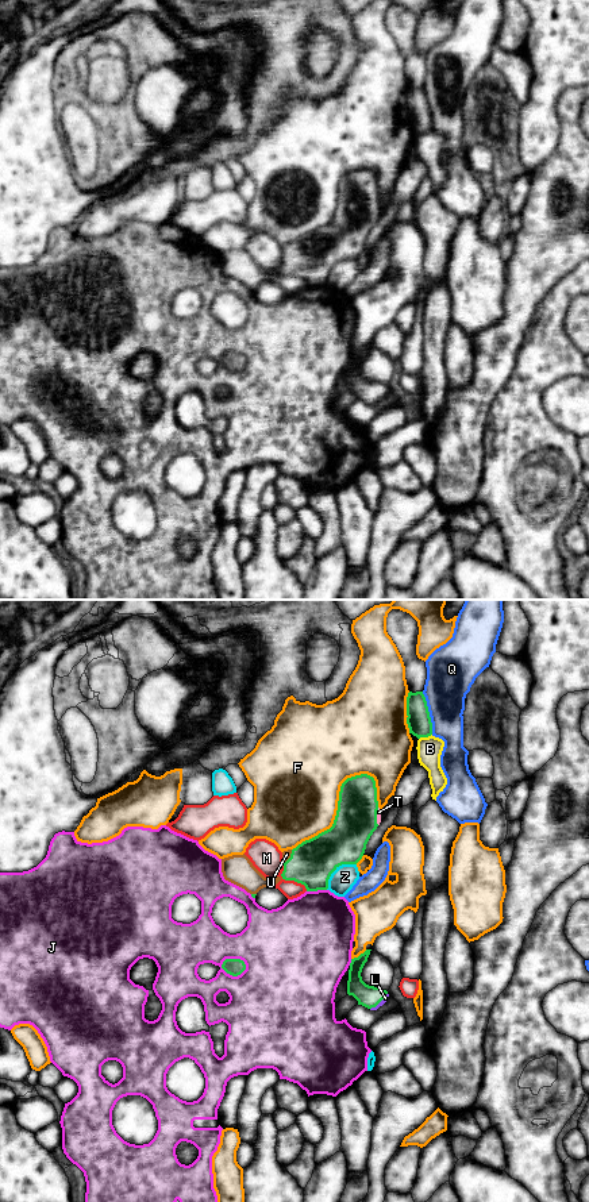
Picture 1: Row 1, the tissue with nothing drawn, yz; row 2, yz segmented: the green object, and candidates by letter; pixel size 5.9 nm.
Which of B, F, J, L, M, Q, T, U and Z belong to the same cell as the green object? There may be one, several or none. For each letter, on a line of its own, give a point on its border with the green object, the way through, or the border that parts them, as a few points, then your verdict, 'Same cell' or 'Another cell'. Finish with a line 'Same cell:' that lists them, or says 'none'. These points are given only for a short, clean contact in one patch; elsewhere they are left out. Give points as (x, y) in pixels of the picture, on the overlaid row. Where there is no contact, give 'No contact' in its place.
B: Touches green at yz (424, 736). Another cell
F: Touches green at yz (338, 808). Another cell
J: Touches green at yz (233, 975). Another cell
L: Touches green at yz (378, 1002). Same cell
M: Touches green at yz (288, 879). Another cell
Q: Touches green at yz (428, 713). Another cell
T: Touches green at yz (376, 816). Same cell
U: Touches green at yz (291, 856). Same cell
Z: Touches green at yz (335, 869). Another cell
Same cell: L, T, U

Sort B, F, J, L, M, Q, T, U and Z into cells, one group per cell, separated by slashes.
B / F / J / L T U / M / Q / Z

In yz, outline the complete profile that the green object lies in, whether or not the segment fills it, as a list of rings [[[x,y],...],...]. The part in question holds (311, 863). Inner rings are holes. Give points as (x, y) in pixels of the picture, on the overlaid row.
[[[367,774],[347,778],[340,786],[338,810],[332,827],[303,841],[296,848],[282,852],[282,879],[301,883],[307,891],[327,890],[328,879],[339,866],[357,864],[362,859],[366,844],[380,822],[381,810],[374,778]]]

